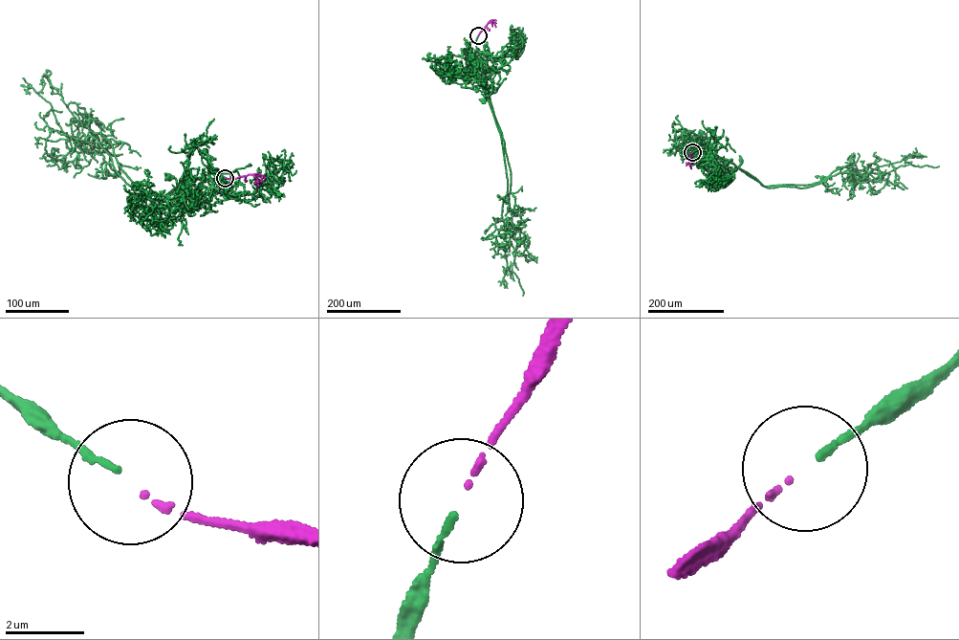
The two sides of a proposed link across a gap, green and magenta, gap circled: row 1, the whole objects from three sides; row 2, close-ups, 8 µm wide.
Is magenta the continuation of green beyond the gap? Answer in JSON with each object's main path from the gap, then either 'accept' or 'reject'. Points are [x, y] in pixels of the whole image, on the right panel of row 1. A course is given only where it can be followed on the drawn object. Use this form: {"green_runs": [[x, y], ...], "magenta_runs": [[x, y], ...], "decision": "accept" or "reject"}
{"green_runs": [[692, 152], [698, 148], [713, 153], [720, 162], [730, 160], [723, 179], [736, 169], [740, 160]], "magenta_runs": [[692, 152], [691, 168]], "decision": "accept"}

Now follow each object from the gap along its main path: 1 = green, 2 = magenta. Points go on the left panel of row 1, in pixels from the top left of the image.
1: (225, 177), (207, 168), (206, 179), (185, 177), (190, 212), (179, 200), (175, 179), (169, 176)
2: (226, 178), (253, 174), (261, 177), (257, 187)

